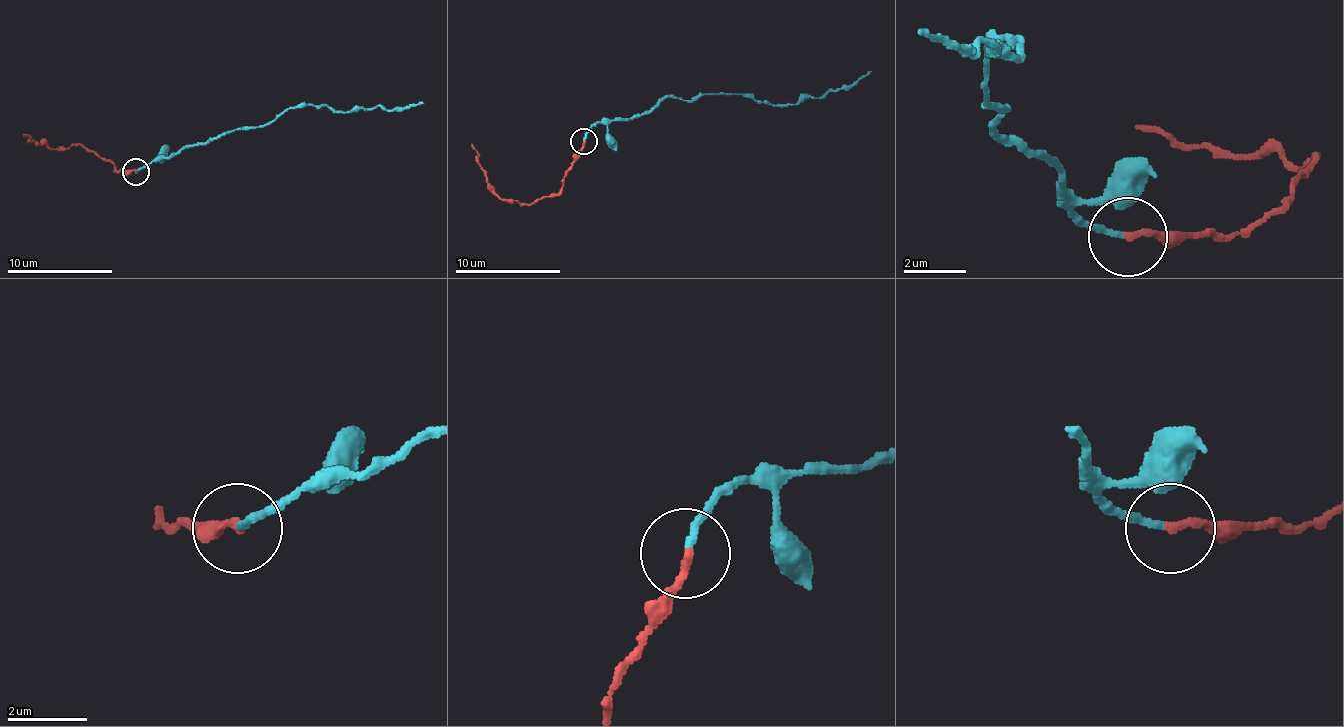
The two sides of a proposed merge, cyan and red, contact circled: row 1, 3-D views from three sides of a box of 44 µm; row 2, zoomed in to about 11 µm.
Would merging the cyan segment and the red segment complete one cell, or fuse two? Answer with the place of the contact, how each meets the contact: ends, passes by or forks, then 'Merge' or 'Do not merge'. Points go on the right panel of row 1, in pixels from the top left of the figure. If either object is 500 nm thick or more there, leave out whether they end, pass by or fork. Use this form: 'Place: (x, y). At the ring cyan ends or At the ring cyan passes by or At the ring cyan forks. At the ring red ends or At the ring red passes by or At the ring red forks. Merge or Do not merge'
Place: (1127, 237). At the ring cyan ends. At the ring red ends. Merge

